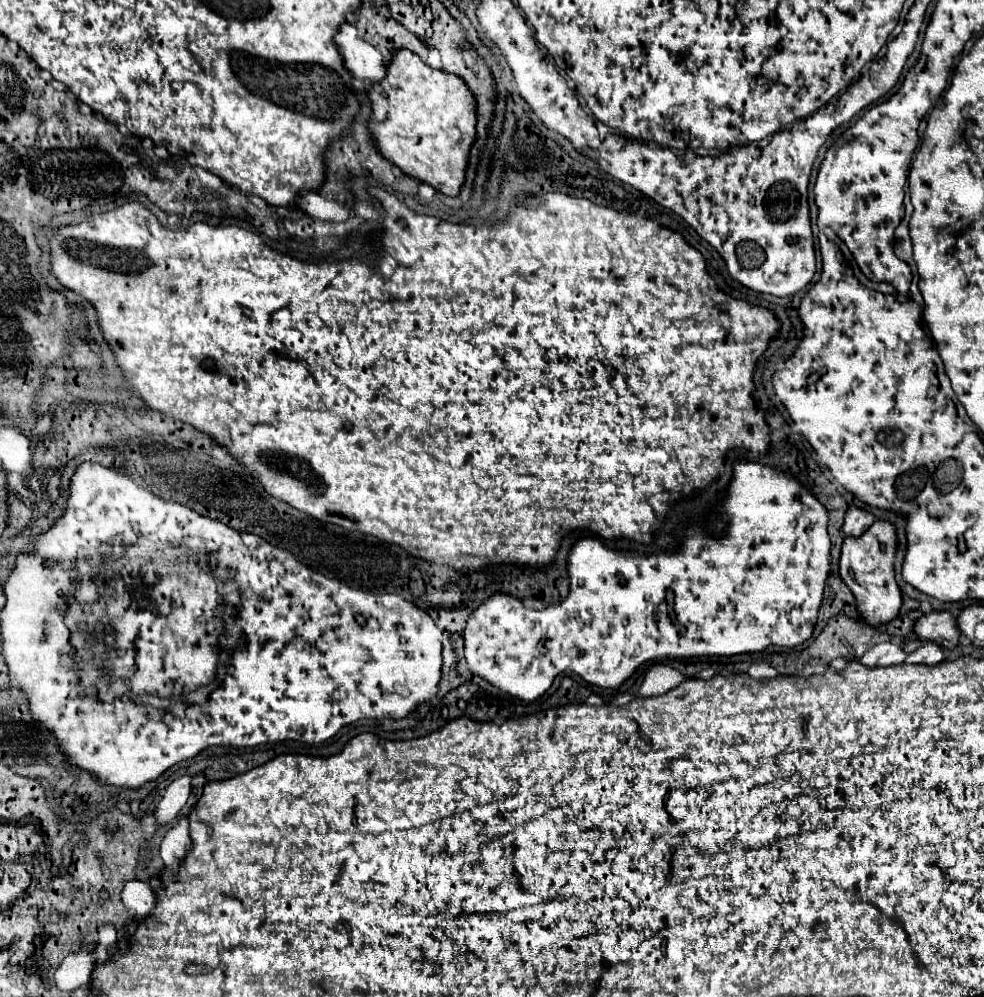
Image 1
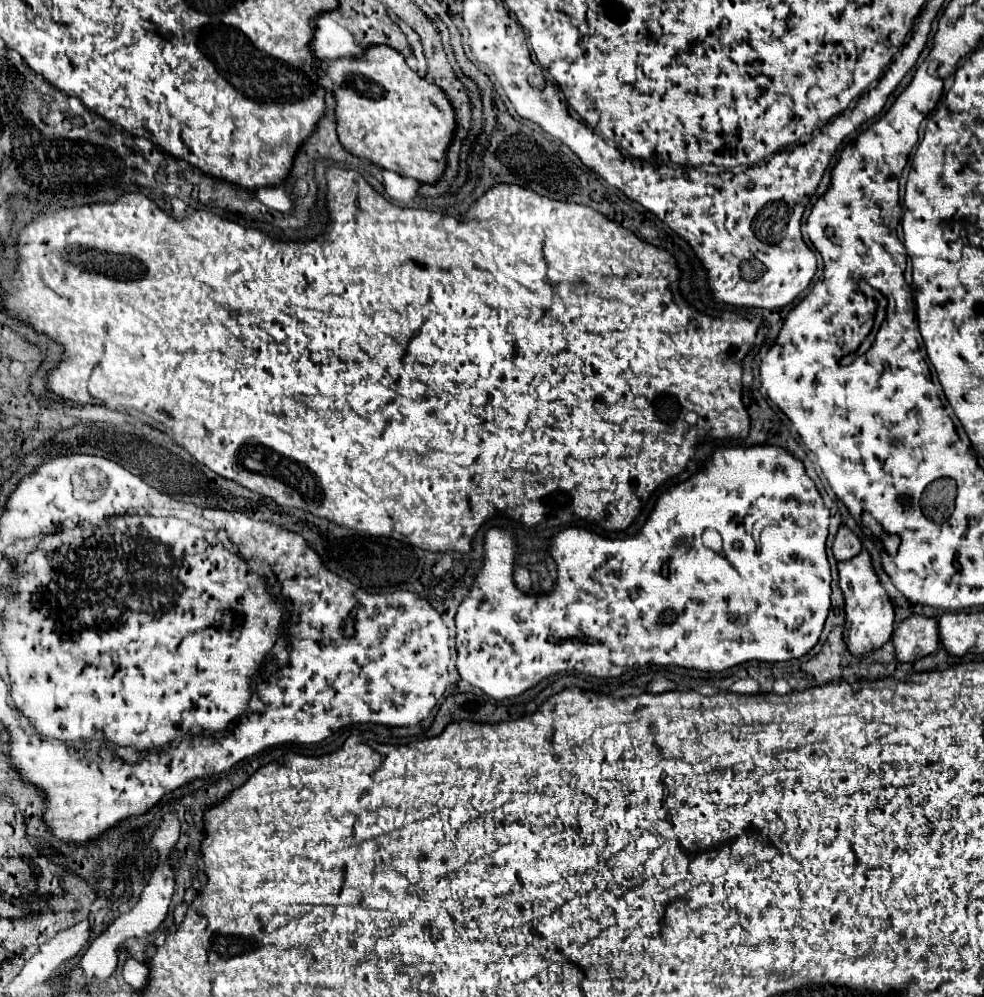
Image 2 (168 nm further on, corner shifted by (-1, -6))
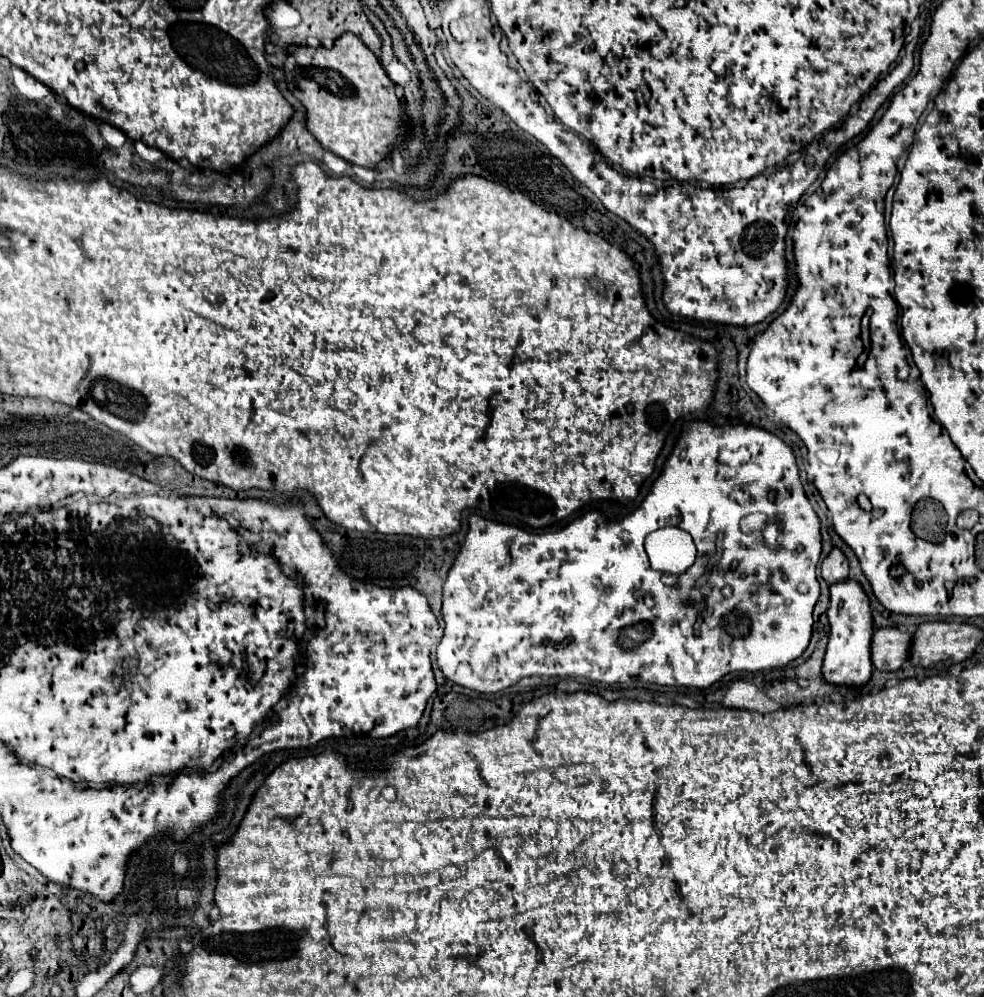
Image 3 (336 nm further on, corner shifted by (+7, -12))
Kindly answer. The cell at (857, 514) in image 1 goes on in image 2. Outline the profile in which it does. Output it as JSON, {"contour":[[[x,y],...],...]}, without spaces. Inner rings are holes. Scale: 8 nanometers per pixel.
{"contour":[[[840,526],[832,550],[834,550],[836,560],[848,560],[862,550],[862,542],[860,542],[858,534],[852,532],[848,526]]]}

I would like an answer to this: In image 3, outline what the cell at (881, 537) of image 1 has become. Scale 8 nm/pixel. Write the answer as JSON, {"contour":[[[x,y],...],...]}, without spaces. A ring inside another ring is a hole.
{"contour":[[[844,580],[830,586],[830,640],[822,664],[822,678],[834,686],[864,686],[872,676],[870,638],[874,634],[870,602],[856,580]]]}

